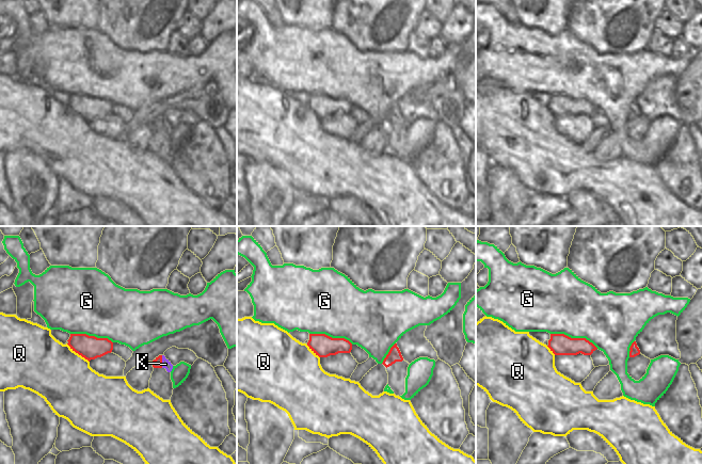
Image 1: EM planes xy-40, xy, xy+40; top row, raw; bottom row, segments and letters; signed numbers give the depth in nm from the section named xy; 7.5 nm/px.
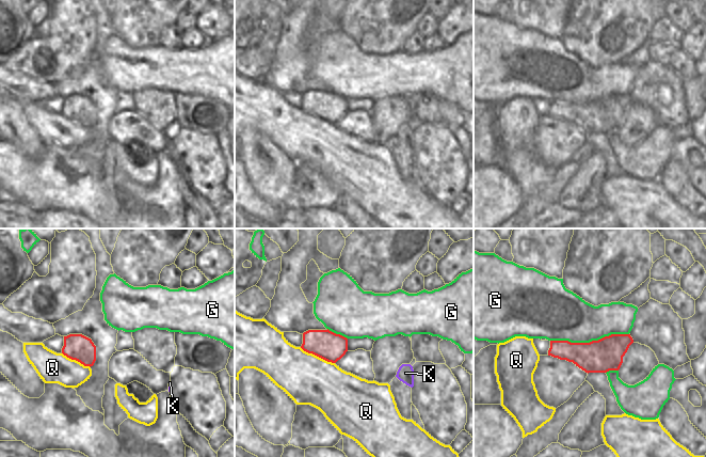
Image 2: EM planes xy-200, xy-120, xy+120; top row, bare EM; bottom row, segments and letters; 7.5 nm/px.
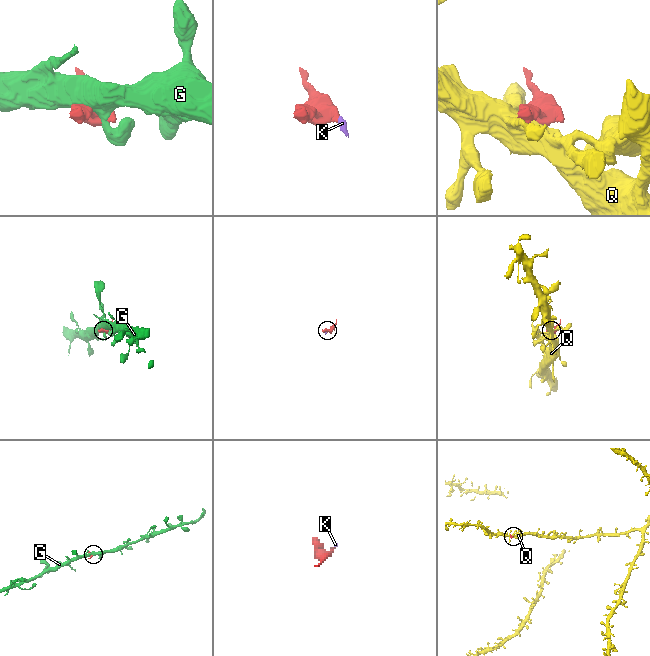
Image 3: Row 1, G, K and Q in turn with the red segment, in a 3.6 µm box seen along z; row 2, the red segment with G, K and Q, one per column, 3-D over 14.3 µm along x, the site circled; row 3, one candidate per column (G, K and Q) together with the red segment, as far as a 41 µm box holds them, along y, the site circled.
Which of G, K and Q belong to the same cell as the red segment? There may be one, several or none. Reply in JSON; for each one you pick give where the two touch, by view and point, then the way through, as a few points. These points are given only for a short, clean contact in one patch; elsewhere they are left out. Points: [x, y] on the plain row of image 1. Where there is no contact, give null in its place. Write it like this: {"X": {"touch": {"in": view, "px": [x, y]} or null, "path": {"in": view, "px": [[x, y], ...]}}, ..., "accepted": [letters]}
{"K": {"touch": {"in": "xy-40", "px": [161, 123]}, "path": {"in": "xy-40", "px": [[157, 124], [161, 123], [165, 125]]}}, "accepted": ["K"]}

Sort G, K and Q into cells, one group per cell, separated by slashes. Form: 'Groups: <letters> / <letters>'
Groups: G / K / Q.

